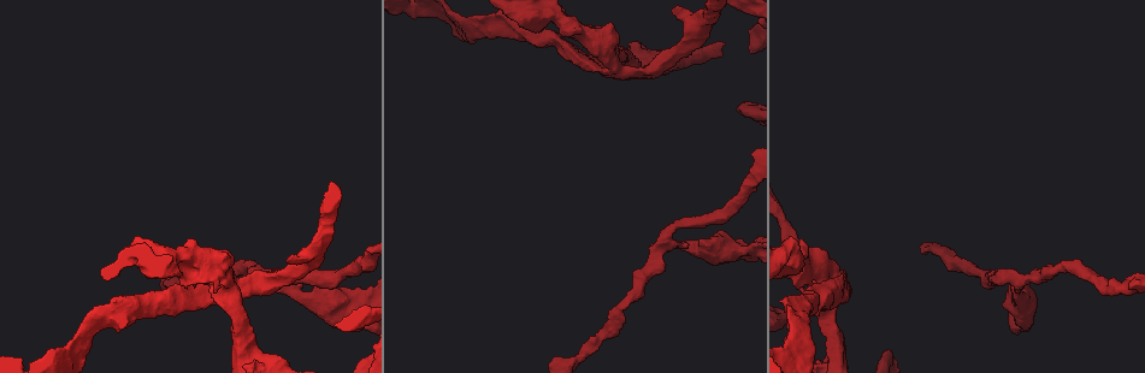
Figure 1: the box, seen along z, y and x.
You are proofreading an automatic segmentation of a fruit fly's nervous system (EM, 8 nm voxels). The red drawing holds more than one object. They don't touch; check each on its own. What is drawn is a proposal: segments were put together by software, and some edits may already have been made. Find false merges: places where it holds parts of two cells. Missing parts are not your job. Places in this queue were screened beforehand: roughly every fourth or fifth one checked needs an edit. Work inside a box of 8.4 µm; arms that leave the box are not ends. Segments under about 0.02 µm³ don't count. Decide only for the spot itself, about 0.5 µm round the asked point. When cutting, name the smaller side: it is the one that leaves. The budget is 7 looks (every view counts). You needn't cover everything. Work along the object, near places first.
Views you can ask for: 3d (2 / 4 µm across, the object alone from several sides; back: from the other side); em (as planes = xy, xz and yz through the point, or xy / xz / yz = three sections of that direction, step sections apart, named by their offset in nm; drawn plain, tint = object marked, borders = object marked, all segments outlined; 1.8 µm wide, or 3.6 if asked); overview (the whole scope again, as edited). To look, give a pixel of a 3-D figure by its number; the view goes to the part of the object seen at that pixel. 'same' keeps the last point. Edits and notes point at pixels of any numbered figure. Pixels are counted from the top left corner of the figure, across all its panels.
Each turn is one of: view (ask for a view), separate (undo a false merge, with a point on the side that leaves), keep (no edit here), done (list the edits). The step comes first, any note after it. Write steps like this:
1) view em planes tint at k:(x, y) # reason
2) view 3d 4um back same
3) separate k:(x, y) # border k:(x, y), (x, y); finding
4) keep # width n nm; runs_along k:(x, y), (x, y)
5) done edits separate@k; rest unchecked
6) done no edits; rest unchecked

view 3d 2um at 1:(204, 258) # three arms meet

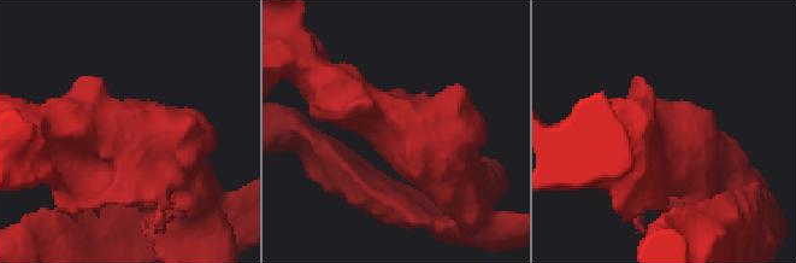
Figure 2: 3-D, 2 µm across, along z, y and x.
view em xy step 4 tint at 2:(399, 117)

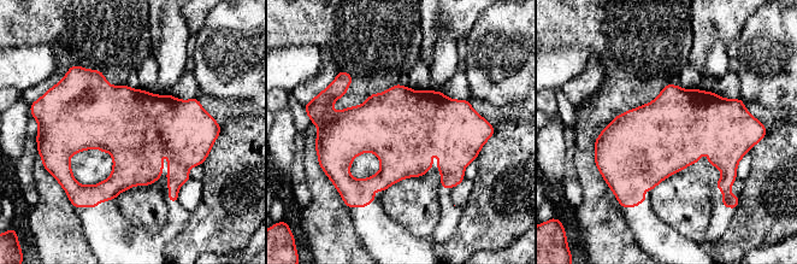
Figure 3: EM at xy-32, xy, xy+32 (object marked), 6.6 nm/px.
keep # one cell here

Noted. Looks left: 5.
view 3d 2um at 1:(802, 344) # three arms meet

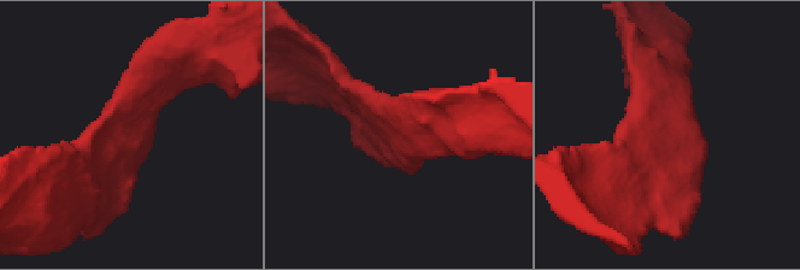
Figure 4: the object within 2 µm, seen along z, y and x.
view em planes plain at 4:(396, 136) # now the EM

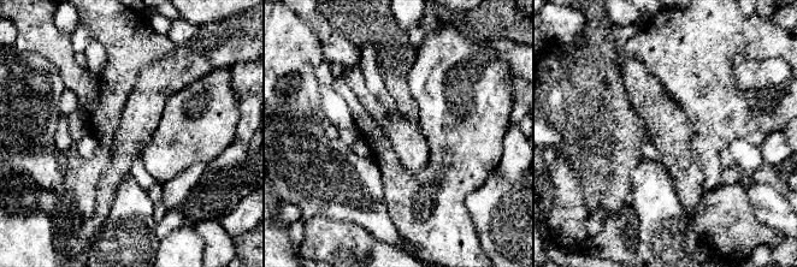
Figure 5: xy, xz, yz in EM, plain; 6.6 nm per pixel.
view em planes tint same # where the object lies

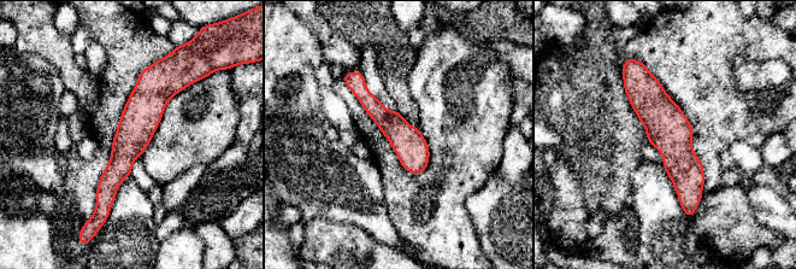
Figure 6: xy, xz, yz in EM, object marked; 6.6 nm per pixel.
keep # arms 3; one cell here

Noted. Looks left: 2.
view 3d 2um at 1:(673, 242) # calibre changes

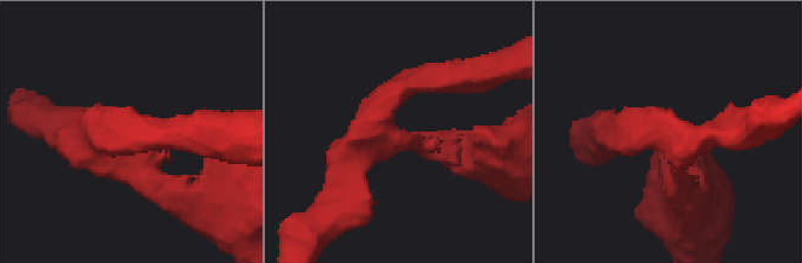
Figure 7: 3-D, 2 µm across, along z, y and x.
view em planes tint at 7:(674, 148) # arms 3; arm_widths 220, 220, 420 nm; shape alone is not enough

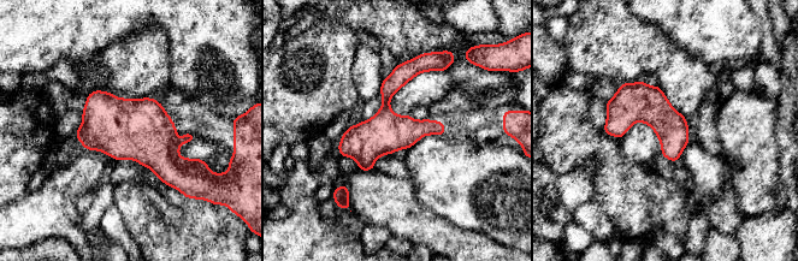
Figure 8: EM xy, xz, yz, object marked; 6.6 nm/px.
keep # runs_along 8:(423, 61), (386, 90), (361, 166); continuous, no second cell

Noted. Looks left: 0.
done no edits; rest unchecked

